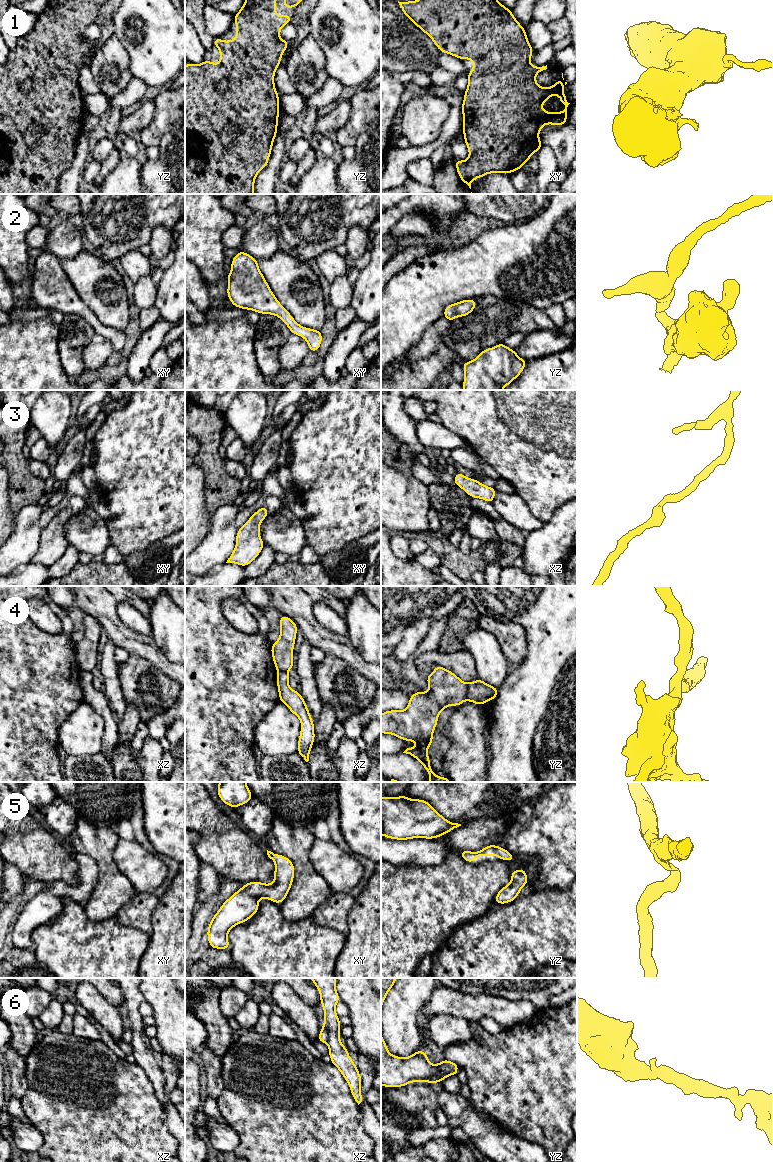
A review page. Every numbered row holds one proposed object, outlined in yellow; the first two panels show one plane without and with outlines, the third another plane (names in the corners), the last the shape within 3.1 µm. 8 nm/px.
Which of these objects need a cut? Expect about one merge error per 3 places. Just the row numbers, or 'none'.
4, 6

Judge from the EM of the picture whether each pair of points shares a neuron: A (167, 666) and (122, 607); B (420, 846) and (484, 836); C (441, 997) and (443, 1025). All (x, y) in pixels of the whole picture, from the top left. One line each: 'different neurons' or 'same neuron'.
A: different neurons
B: same neuron
C: different neurons

